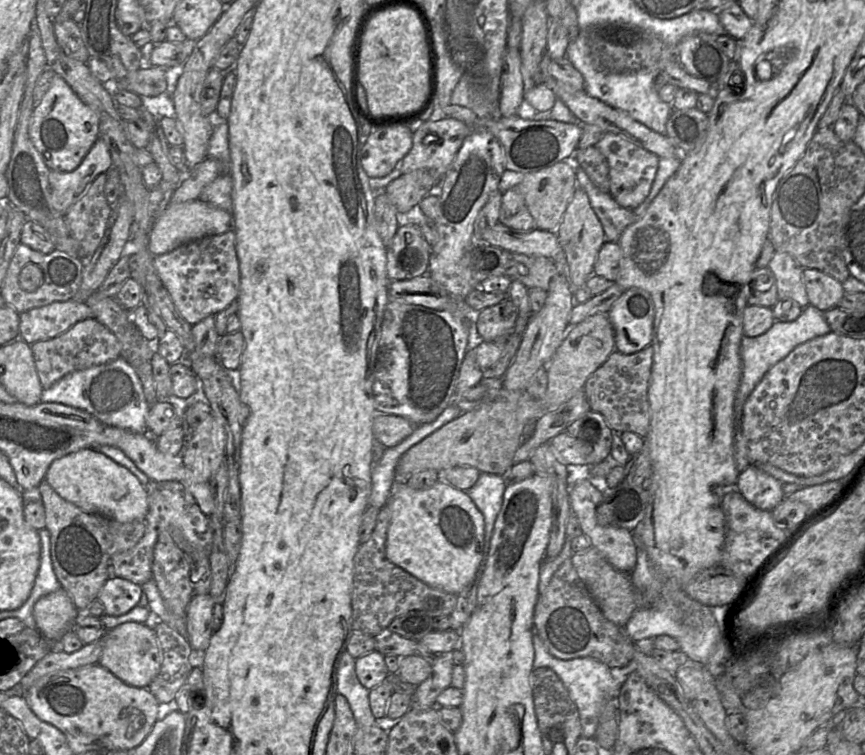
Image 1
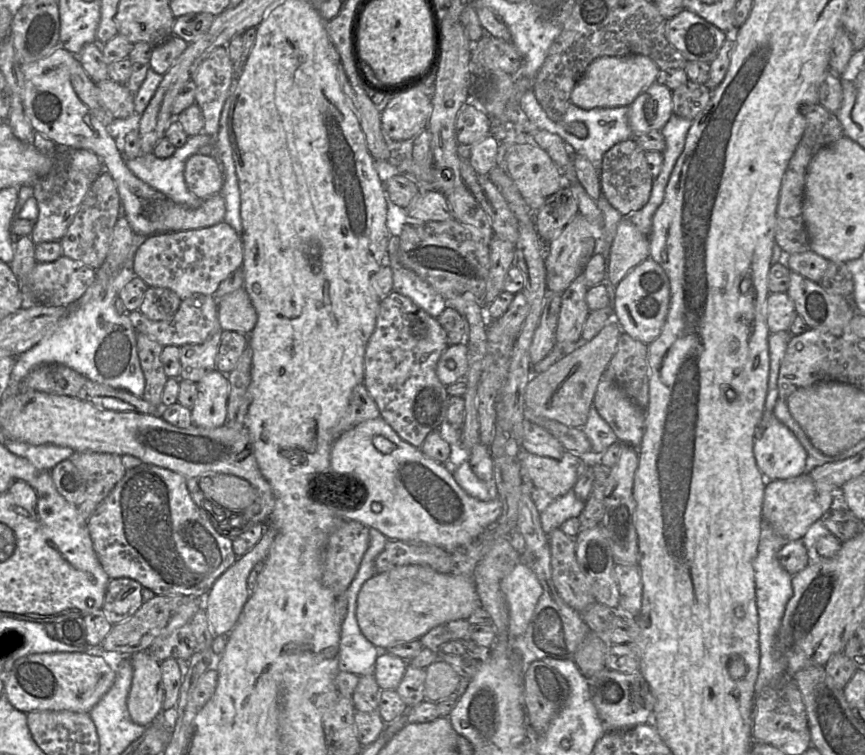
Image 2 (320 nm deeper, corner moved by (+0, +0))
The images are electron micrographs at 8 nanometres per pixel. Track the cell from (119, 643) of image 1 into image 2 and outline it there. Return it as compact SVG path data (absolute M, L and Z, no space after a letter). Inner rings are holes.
M148 651L129 656L133 666L133 678L127 706L132 720L147 727L157 720L163 711L164 685L161 665Z

